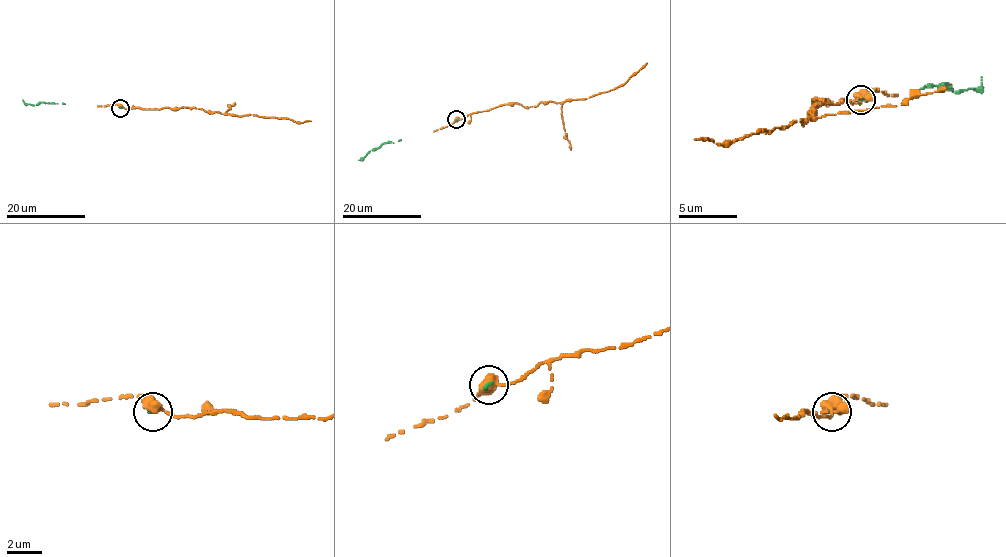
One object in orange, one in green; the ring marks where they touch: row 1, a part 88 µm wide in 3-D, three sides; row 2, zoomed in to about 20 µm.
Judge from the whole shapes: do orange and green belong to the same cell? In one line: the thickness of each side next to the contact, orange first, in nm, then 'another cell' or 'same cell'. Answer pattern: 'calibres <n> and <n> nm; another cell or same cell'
calibres 500 and 150 nm; same cell

